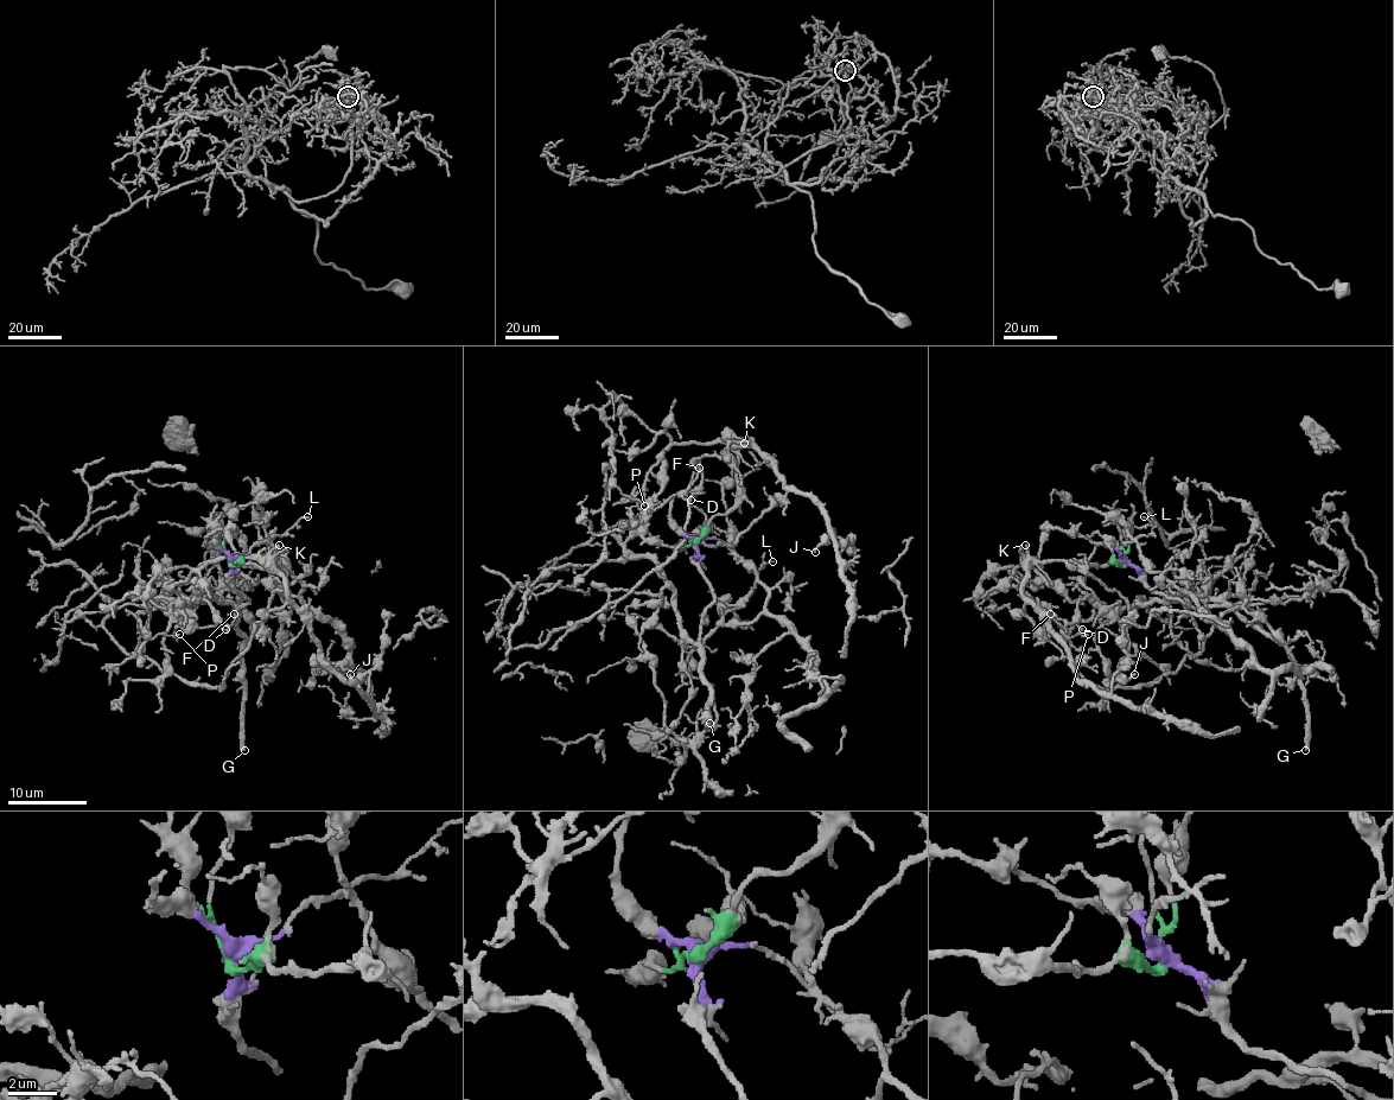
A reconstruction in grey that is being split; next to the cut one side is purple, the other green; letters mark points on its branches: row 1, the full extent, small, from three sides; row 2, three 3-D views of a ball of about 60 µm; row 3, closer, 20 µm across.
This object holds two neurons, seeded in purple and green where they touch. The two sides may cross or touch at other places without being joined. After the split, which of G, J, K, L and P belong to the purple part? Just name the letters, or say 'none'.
G, L, P

